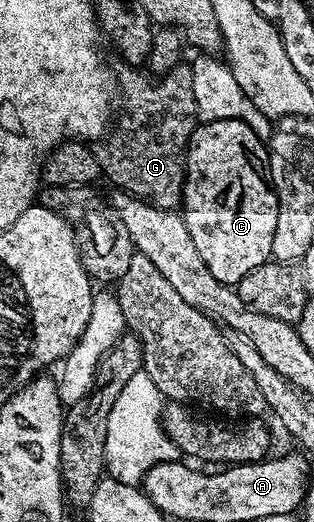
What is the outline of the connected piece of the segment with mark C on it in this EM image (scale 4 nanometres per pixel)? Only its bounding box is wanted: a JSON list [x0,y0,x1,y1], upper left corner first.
[182,119,278,287]

